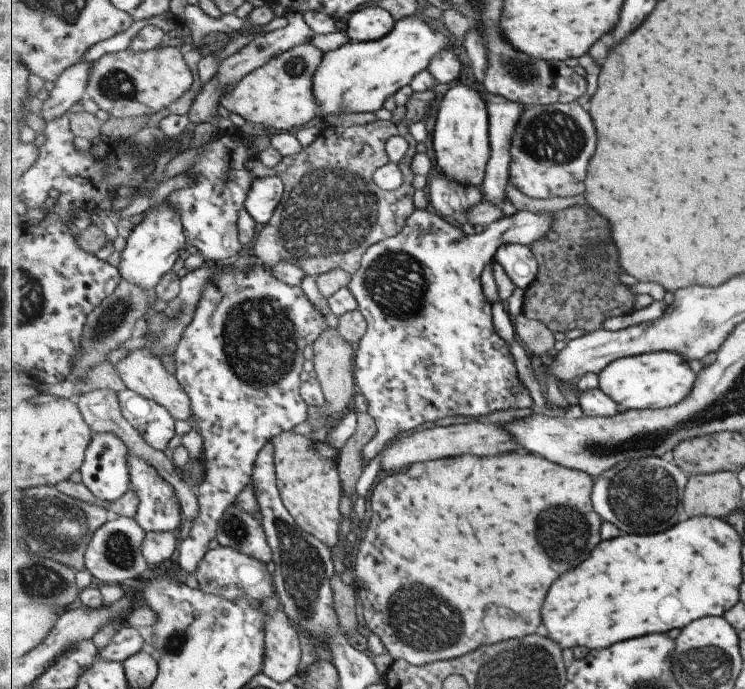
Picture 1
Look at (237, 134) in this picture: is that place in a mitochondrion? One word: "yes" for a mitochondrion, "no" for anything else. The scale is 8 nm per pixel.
no

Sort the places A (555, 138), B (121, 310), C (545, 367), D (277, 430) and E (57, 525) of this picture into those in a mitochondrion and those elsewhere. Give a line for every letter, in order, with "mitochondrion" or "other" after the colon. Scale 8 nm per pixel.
A: mitochondrion
B: mitochondrion
C: other
D: other
E: mitochondrion

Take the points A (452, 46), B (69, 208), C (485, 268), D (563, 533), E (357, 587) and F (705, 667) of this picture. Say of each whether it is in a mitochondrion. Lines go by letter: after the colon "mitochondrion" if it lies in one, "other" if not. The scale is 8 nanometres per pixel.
A: other
B: other
C: other
D: mitochondrion
E: other
F: mitochondrion

